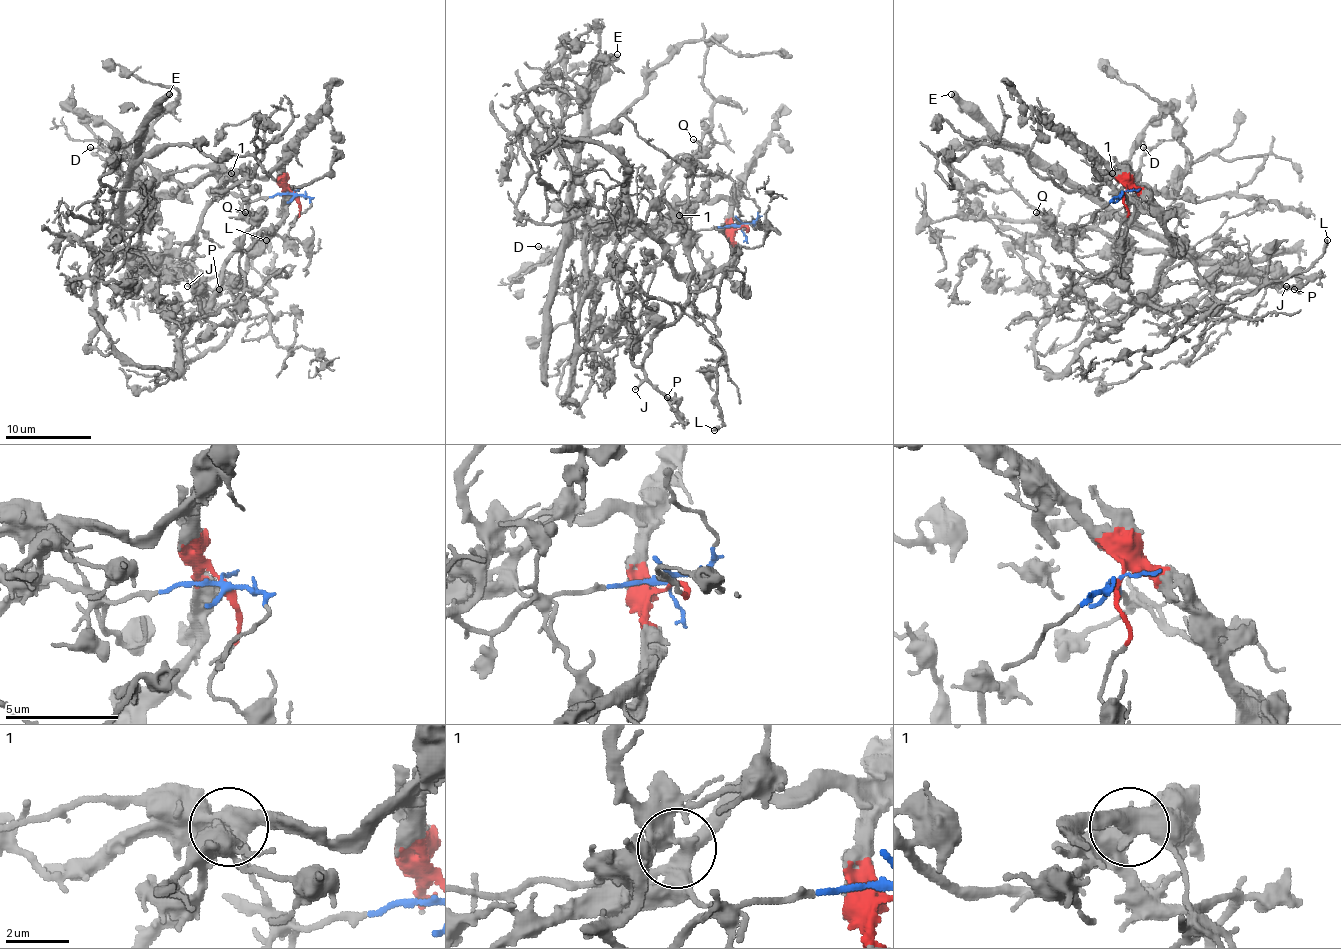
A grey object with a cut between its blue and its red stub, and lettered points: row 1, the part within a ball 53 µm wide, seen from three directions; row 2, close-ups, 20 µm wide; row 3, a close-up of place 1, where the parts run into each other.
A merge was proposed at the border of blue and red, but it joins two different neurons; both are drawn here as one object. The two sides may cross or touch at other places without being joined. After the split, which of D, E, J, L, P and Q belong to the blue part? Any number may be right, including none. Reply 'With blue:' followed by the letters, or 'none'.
With blue: J, P, Q

